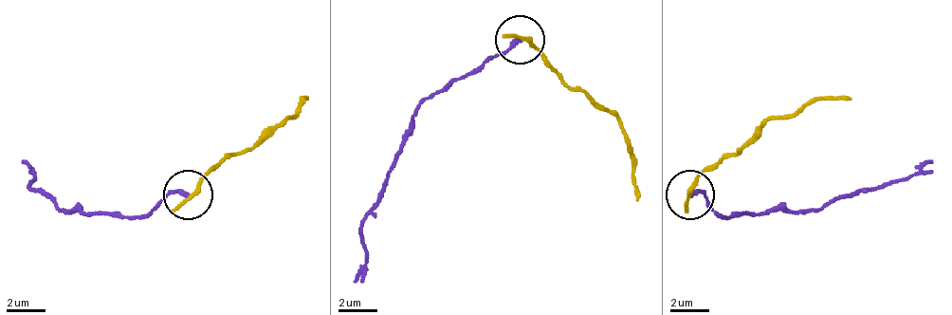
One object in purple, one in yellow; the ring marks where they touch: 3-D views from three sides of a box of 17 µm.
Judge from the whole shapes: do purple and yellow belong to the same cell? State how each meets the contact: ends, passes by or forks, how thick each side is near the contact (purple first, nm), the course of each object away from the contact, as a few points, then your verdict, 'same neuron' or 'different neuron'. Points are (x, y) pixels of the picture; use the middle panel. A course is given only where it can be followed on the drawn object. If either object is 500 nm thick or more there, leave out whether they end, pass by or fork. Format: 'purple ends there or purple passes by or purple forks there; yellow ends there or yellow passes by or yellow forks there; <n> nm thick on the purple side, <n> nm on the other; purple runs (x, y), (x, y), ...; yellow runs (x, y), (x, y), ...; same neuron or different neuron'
purple ends there; yellow passes by; 240 nm thick on the purple side, 180 nm on the other; purple runs (521, 41), (502, 50), (477, 70), (448, 80), (418, 109), (393, 168), (364, 216), (364, 266), (355, 280); yellow runs (521, 41), (618, 119), (633, 168), (638, 202); different neuron

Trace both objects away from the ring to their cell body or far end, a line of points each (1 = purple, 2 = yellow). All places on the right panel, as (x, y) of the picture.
1: (691, 195), (701, 191), (721, 215), (818, 211), (916, 176), (930, 161)
2: (691, 195), (705, 172), (769, 118), (794, 118), (818, 98), (852, 98)

